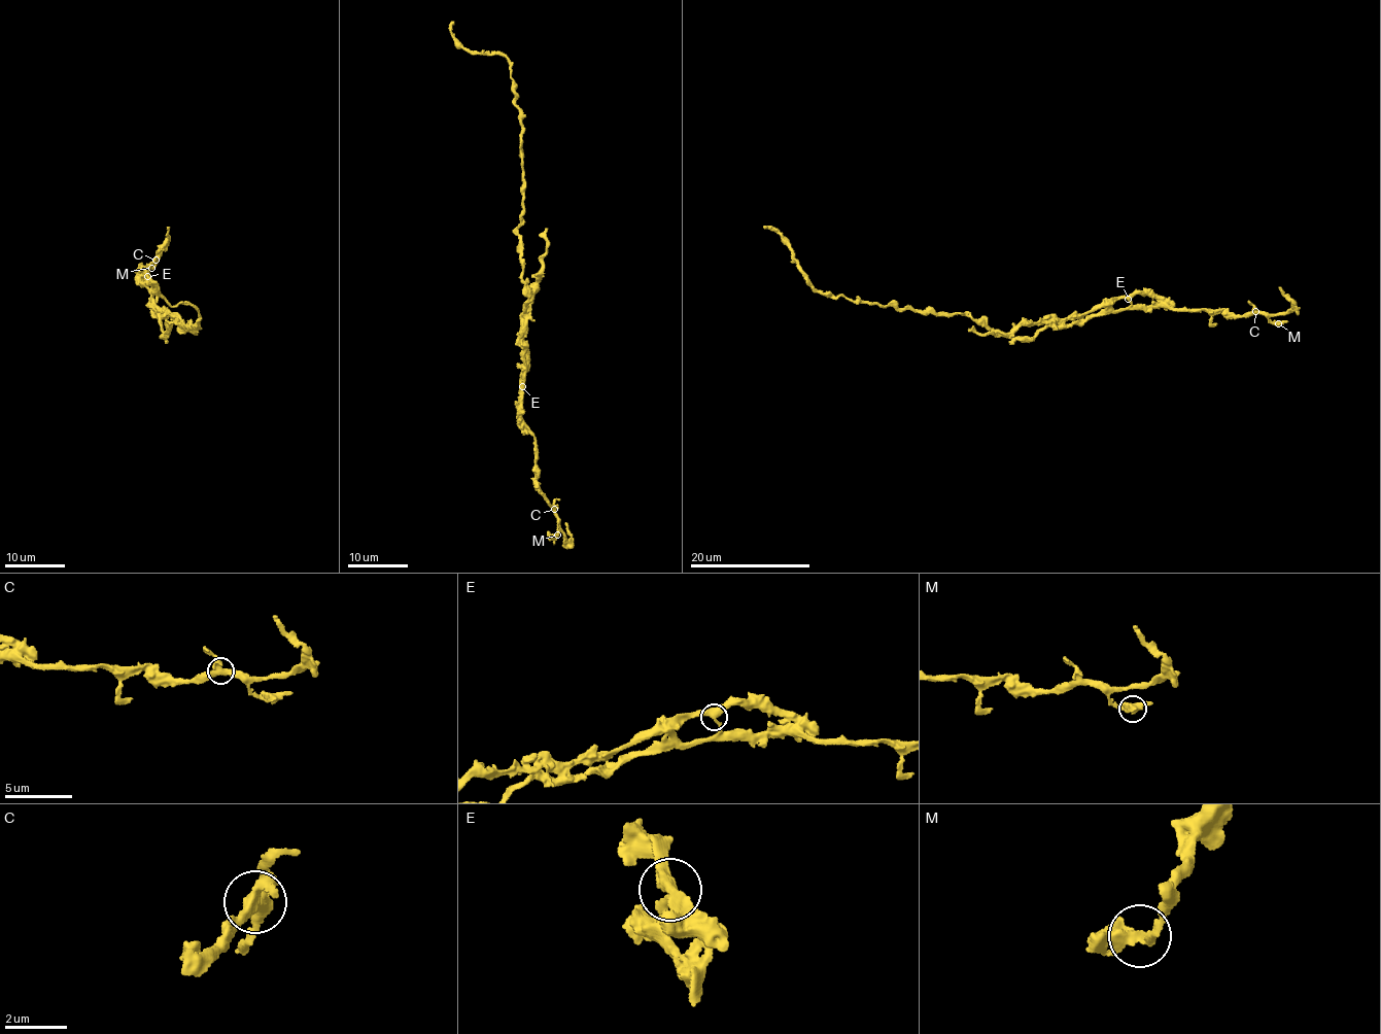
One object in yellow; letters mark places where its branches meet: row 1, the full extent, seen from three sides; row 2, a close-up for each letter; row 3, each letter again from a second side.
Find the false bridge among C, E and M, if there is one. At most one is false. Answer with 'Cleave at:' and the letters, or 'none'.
Cleave at: E

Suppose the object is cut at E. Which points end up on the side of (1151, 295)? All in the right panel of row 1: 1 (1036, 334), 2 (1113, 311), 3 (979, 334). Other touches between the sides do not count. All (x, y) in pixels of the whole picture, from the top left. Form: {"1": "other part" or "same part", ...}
{"1": "other part", "2": "other part", "3": "same part"}

